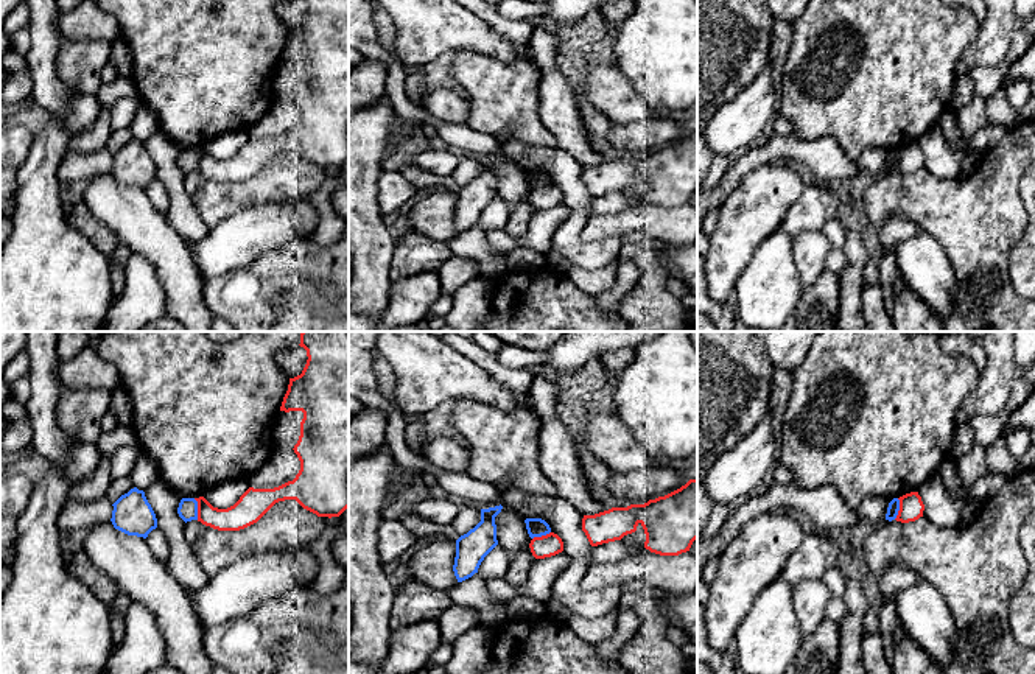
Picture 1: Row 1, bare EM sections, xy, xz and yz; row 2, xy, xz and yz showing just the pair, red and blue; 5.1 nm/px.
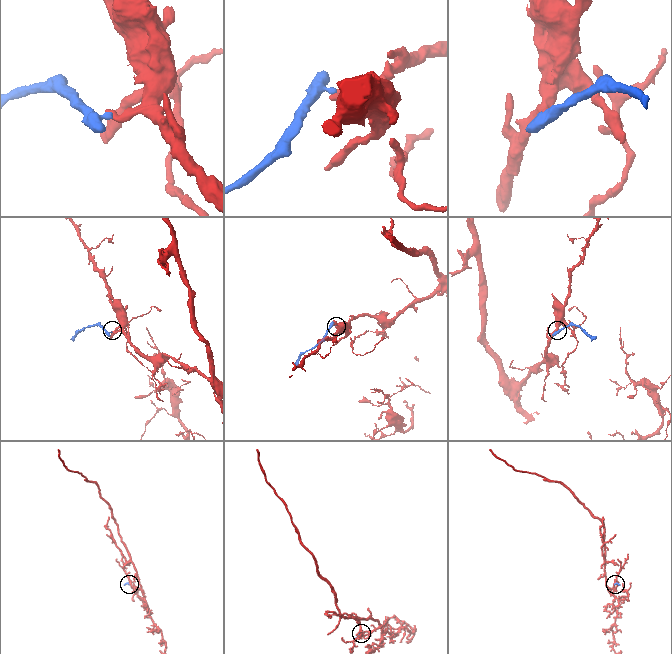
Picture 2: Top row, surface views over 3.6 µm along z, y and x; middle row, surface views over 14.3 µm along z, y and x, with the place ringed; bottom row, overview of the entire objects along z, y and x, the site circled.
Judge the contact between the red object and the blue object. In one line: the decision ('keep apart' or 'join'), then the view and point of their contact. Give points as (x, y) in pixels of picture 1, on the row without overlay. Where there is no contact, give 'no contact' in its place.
keep apart; meets red in xy at (198, 161)

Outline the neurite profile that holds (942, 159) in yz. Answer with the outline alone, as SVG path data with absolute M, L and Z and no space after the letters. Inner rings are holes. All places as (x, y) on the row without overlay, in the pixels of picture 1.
M940 121L929 128L917 143L924 156L923 168L942 179L957 177L967 149L954 148L945 139Z

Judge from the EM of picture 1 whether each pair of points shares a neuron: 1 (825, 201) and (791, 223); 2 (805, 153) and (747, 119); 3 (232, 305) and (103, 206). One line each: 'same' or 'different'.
1: same
2: different
3: different

